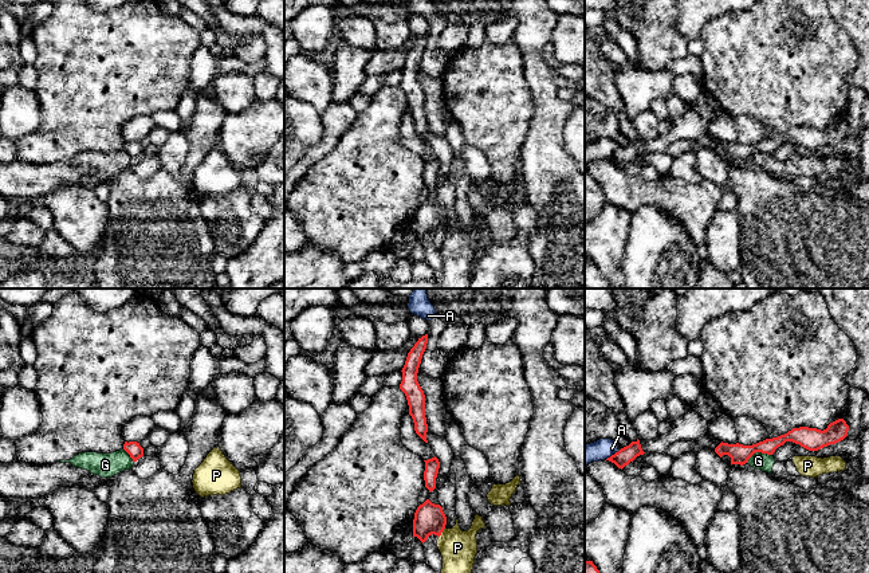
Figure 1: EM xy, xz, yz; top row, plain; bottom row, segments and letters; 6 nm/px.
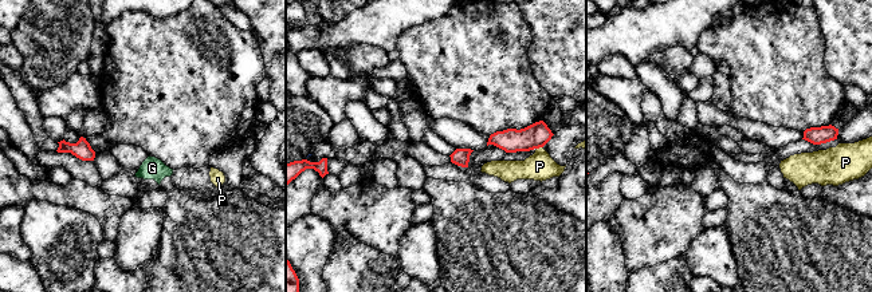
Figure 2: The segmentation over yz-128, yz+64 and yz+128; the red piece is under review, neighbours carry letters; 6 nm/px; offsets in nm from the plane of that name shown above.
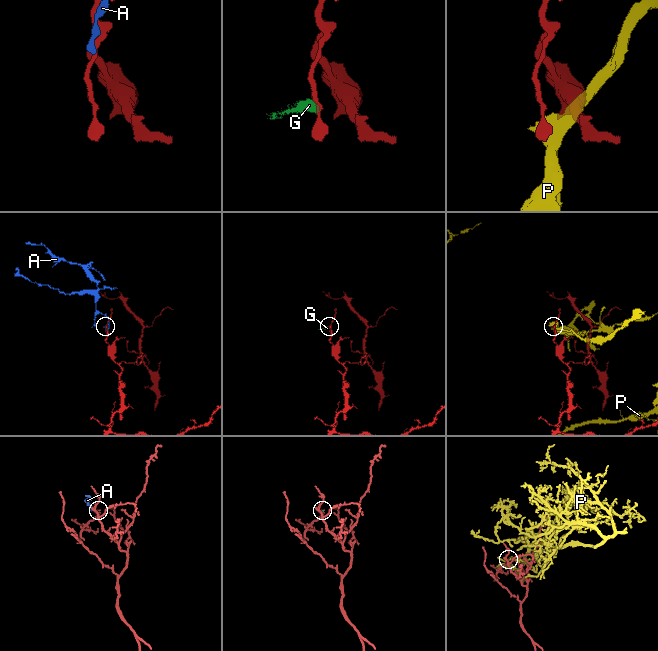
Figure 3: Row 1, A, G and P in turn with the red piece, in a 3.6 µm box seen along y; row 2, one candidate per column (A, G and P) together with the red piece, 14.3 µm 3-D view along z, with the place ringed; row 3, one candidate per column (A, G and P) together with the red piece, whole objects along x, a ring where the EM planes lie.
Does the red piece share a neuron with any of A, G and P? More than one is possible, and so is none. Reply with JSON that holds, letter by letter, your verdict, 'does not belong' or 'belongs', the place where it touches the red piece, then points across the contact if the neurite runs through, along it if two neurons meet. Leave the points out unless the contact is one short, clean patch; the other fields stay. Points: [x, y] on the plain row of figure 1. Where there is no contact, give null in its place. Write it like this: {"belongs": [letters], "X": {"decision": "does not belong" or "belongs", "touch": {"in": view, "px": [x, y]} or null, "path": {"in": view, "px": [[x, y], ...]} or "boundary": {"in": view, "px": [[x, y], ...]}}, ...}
{"belongs": [], "A": {"decision": "does not belong", "touch": {"in": "yz", "px": [614, 153]}}, "G": {"decision": "does not belong", "touch": {"in": "yz", "px": [758, 150]}, "boundary": {"in": "yz", "px": [[771, 153], [755, 152], [746, 161]]}}, "P": {"decision": "does not belong", "touch": {"in": "xz", "px": [441, 231]}, "boundary": {"in": "xz", "px": [[445, 227], [439, 236]]}}}

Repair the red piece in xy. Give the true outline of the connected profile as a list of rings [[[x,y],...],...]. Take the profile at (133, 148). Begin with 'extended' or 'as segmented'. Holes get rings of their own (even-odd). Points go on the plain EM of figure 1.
as segmented; [[[125,141],[123,149],[130,154],[133,161],[137,161],[143,156],[143,148],[137,141]]]

